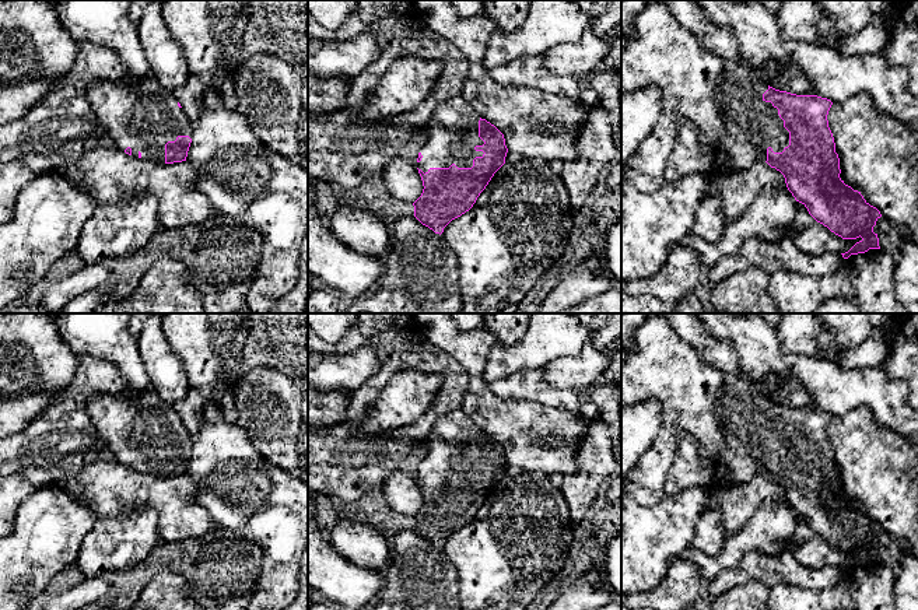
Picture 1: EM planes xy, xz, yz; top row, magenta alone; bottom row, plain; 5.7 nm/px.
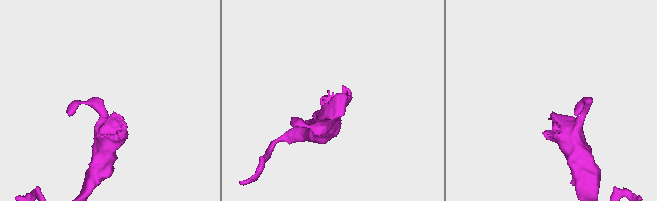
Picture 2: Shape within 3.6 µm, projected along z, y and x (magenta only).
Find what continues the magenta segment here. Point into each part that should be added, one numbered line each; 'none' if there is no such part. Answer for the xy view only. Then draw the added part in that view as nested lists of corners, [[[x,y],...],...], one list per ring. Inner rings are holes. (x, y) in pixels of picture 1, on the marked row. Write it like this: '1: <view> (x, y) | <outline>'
1: xy (146, 118) | [[[150,71],[136,88],[122,80],[99,80],[85,91],[94,113],[115,147],[132,148],[132,157],[165,164],[165,144],[178,136],[192,136],[192,122]]]

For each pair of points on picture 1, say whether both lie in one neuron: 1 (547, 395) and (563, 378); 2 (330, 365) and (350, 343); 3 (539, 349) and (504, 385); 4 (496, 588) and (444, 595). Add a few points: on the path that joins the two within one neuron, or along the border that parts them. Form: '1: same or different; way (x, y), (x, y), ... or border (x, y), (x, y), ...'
1: different; border (542, 368), (542, 377), (550, 385), (575, 391)
2: different; border (370, 344), (337, 354)
3: different; border (540, 368), (512, 372), (490, 384)
4: different; border (449, 561), (456, 571), (459, 595)

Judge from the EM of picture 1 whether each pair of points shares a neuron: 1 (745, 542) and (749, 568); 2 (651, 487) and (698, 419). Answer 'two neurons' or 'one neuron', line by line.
1: two neurons
2: one neuron

